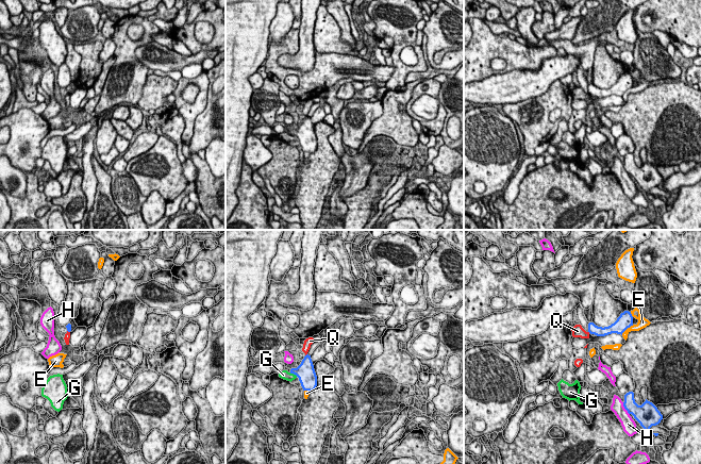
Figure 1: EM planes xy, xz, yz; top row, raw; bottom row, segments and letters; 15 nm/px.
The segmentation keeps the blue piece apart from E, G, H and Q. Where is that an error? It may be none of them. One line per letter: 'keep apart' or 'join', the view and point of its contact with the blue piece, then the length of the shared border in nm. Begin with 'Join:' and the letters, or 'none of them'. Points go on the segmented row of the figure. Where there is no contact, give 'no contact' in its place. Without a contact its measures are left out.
Join: none of them
E: keep apart | yz (627, 328) | 240 nm
G: keep apart | xz (294, 374) | 140 nm
H: keep apart | yz (626, 409) | 220 nm
Q: keep apart | xy (68, 331) | 60 nm

